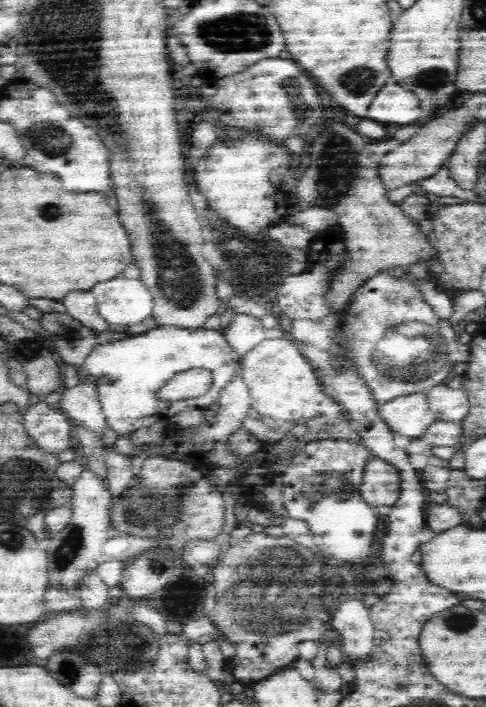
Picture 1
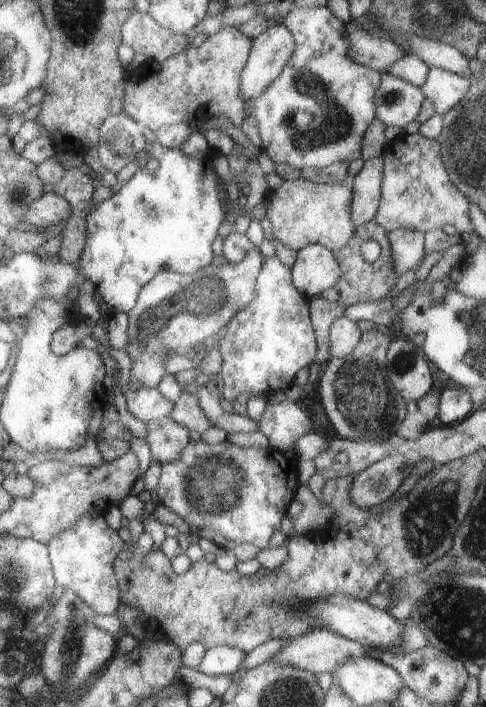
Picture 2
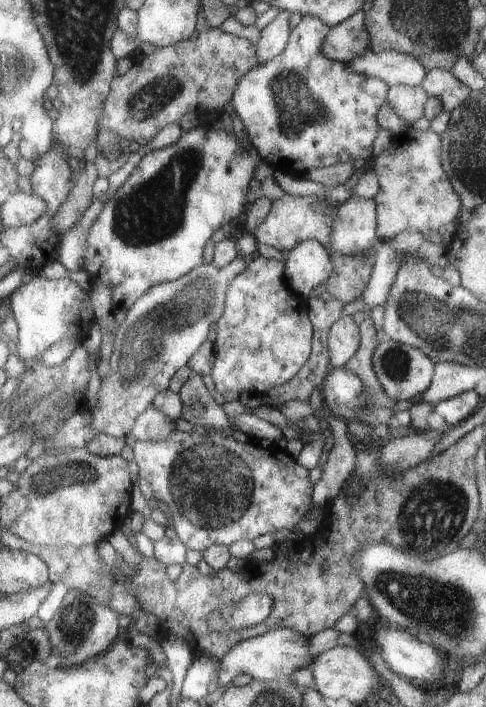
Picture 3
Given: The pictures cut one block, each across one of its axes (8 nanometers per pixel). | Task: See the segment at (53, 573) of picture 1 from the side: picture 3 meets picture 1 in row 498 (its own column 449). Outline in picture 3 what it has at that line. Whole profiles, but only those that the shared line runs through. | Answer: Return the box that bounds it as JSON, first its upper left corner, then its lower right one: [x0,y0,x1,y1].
[419,68,470,111]

